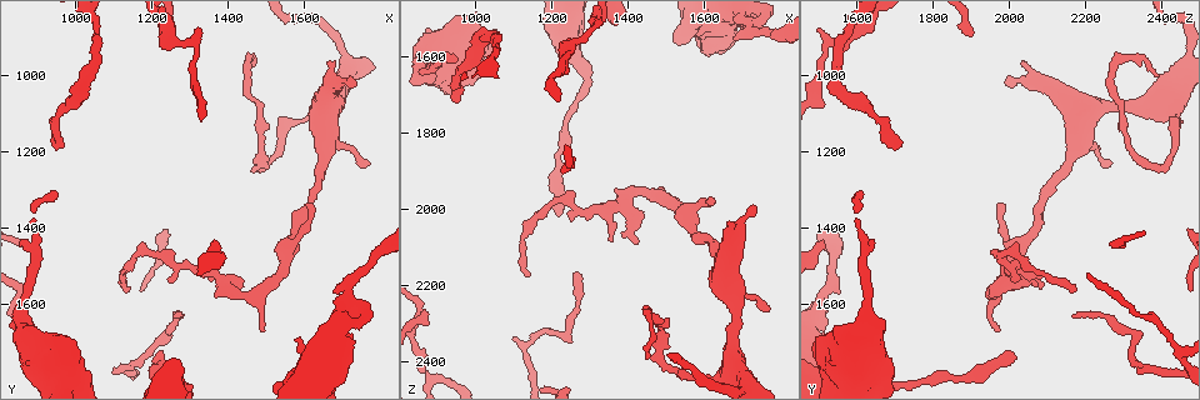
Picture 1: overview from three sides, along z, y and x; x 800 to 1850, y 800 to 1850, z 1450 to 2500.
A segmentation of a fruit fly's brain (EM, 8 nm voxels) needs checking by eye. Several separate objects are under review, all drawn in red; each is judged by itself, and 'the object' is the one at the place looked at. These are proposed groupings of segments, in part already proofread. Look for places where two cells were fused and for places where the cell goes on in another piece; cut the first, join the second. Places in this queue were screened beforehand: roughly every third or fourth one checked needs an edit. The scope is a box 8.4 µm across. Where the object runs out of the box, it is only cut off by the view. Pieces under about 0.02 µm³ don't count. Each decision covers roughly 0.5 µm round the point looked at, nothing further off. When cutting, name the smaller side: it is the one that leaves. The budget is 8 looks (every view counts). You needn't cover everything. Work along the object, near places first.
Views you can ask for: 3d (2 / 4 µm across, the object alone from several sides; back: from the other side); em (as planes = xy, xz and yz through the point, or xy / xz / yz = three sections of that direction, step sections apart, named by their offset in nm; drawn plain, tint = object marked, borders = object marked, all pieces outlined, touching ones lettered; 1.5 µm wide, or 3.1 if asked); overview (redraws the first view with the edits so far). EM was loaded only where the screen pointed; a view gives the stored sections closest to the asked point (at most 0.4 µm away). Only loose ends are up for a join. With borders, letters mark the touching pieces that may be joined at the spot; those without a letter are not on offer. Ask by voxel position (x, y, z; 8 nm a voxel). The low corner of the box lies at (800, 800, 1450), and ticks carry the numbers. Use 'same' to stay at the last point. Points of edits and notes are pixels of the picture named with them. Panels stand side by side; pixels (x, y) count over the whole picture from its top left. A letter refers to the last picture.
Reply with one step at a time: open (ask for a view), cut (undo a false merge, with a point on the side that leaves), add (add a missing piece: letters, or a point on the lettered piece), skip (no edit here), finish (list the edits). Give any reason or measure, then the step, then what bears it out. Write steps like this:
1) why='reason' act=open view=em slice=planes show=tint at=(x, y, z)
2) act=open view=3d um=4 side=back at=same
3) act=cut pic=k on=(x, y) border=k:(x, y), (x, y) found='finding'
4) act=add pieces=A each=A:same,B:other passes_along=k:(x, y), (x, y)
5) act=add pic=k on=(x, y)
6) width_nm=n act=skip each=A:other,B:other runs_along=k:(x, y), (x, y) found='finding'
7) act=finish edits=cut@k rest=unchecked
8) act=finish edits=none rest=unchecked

why='free end' act=open view=3d um=2 at=(1125, 1570, 2180)

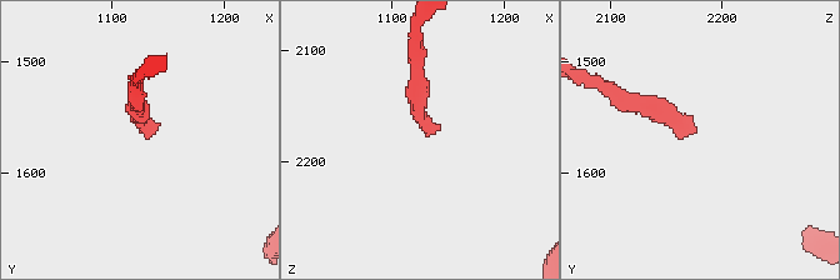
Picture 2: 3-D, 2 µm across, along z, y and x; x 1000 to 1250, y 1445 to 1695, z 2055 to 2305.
act=open view=em slice=planes show=borders at=(1132, 1566, 2172)

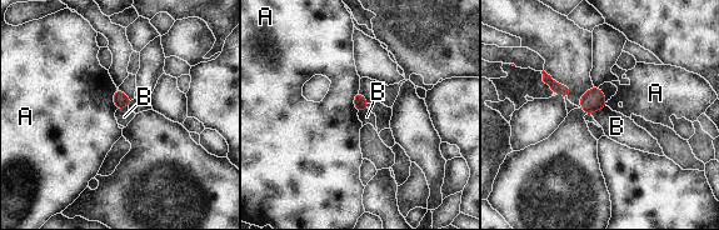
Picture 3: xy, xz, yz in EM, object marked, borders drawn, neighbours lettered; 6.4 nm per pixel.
act=skip each=A:other,B:other border=3:(605, 105), (590, 114) found='no lettered piece goes on from it'

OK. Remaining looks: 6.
why='free end' act=open view=3d um=2 at=(1490, 1670, 1975)

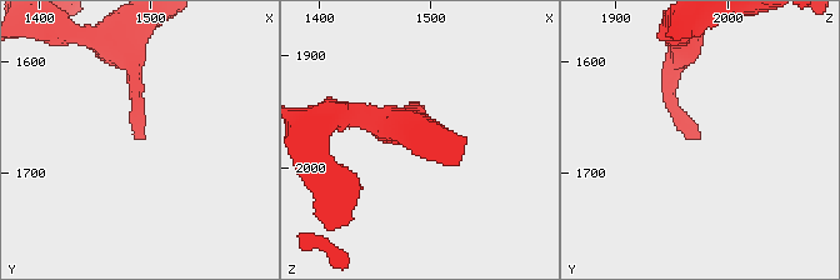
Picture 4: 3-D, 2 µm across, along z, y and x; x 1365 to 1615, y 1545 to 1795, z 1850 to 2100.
act=open view=em slice=planes show=borders at=(1492, 1668, 1976)

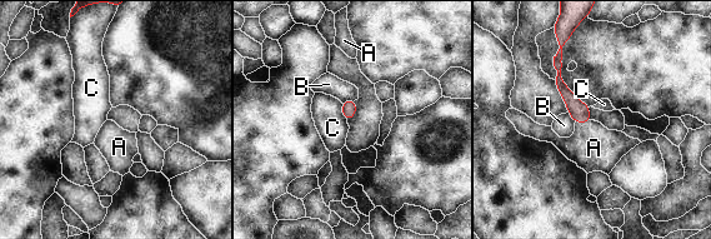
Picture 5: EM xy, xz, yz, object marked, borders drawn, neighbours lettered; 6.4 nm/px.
act=add pieces=A each=A:same,B:other,C:other found='the cell continues'

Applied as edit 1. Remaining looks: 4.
act=open view=overview

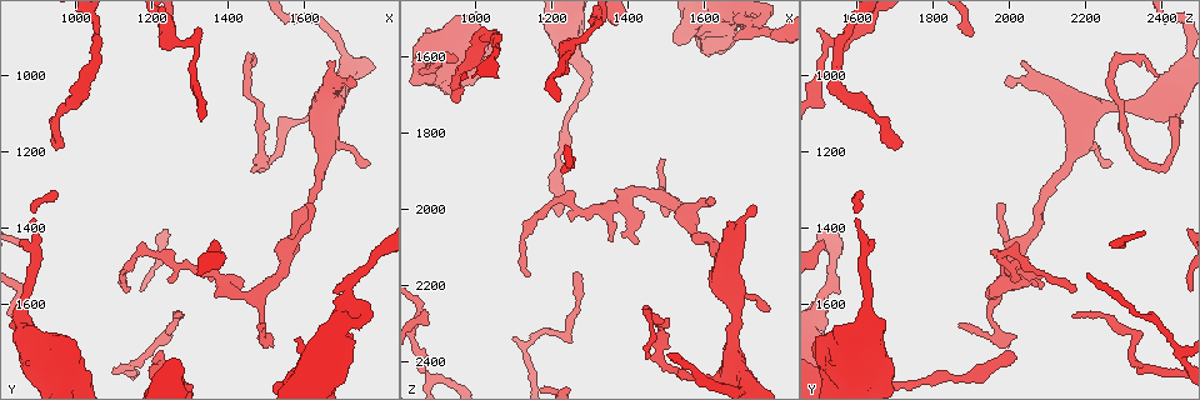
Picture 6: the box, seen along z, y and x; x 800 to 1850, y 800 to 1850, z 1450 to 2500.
act=open view=em slice=yz step=4 show=plain at=(1570, 1695, 1545)

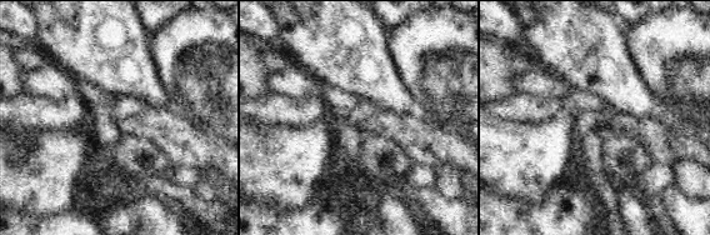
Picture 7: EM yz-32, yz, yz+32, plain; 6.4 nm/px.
why='see the neighbours' act=open view=em slice=yz step=4 show=borders at=same

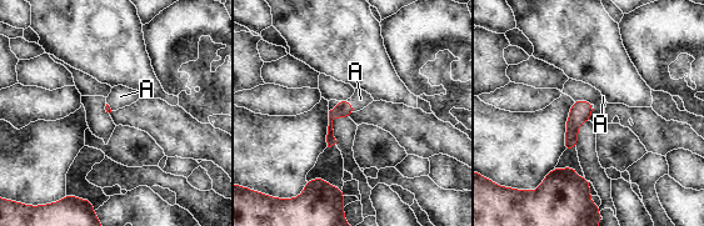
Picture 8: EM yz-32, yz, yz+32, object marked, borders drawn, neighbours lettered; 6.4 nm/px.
act=add pieces=A each=A:same passes_along=8:(344, 108), (352, 106), (360, 99) found='the cell continues'

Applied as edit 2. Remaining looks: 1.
act=finish edits=add@5,add@8 rest=unchecked

